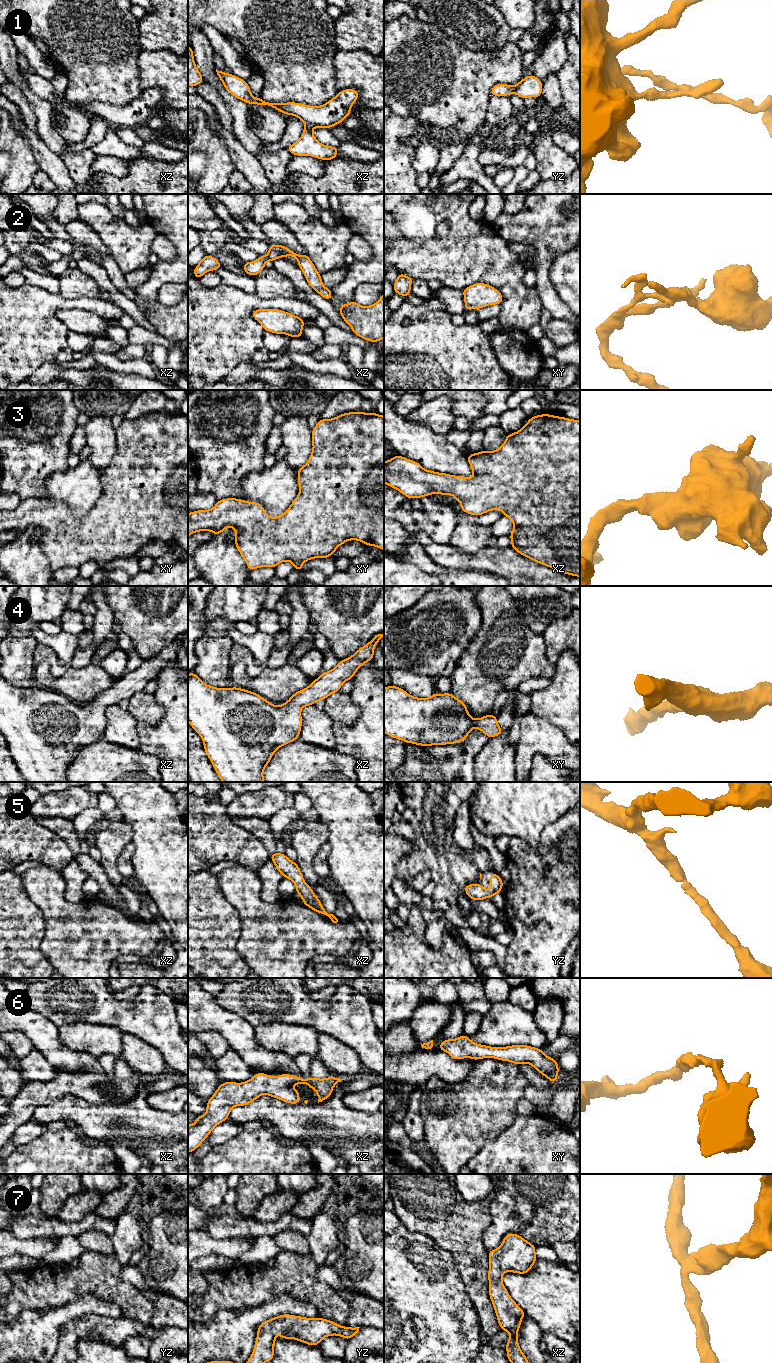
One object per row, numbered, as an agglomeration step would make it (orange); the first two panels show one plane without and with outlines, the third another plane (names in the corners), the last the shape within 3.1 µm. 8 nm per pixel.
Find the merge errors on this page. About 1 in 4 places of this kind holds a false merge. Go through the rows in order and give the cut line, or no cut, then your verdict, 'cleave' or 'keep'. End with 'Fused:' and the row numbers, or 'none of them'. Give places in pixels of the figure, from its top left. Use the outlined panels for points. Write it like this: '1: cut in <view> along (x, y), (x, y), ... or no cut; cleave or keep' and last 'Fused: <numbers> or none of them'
1: cut in yz along (511, 86), (512, 92); cleave
2: cut in xz along (269, 248), (272, 248), (280, 256); cleave
3: no cut; keep
4: no cut; keep
5: no cut; keep
6: no cut; keep
7: no cut; keep
Fused: 1, 2

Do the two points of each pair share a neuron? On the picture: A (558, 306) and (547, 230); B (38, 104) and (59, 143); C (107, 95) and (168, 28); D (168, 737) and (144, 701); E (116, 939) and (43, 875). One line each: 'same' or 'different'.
A: same
B: same
C: different
D: different
E: same

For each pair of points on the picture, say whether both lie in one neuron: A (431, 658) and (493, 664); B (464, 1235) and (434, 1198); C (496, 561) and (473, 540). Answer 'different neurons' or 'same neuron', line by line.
A: different neurons
B: same neuron
C: different neurons

